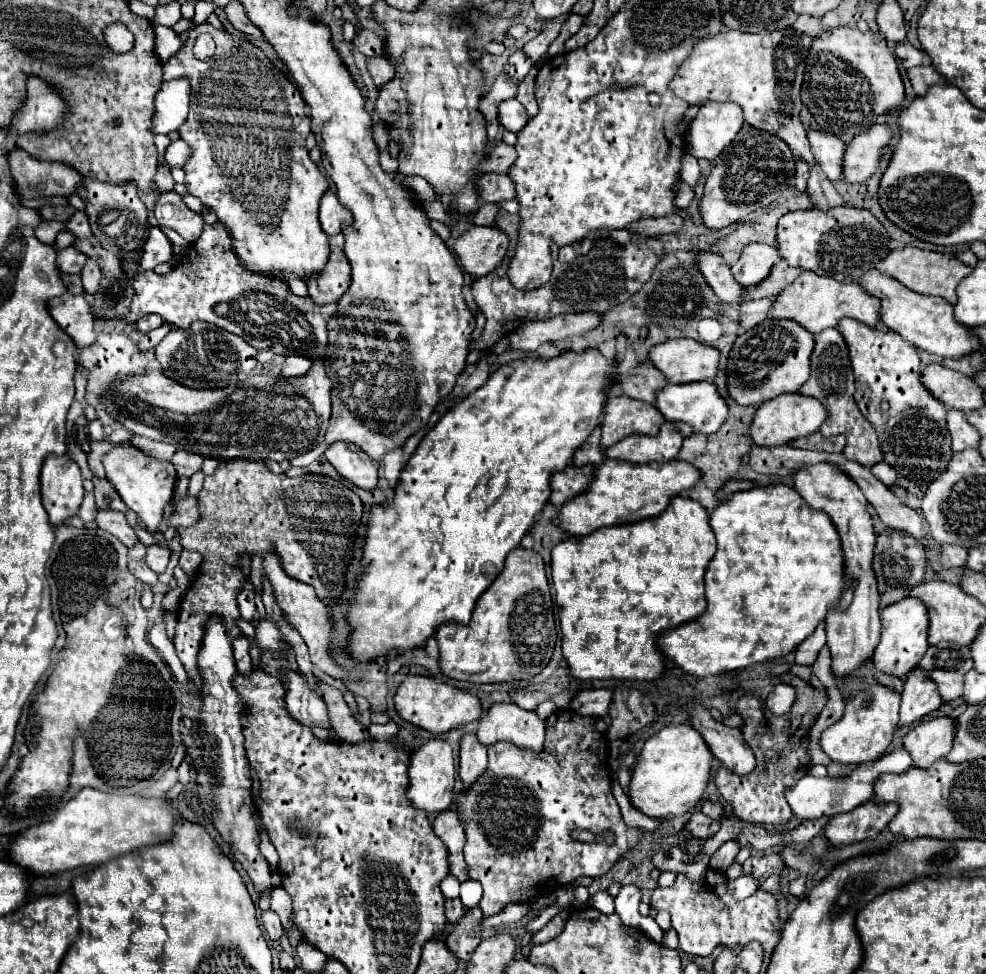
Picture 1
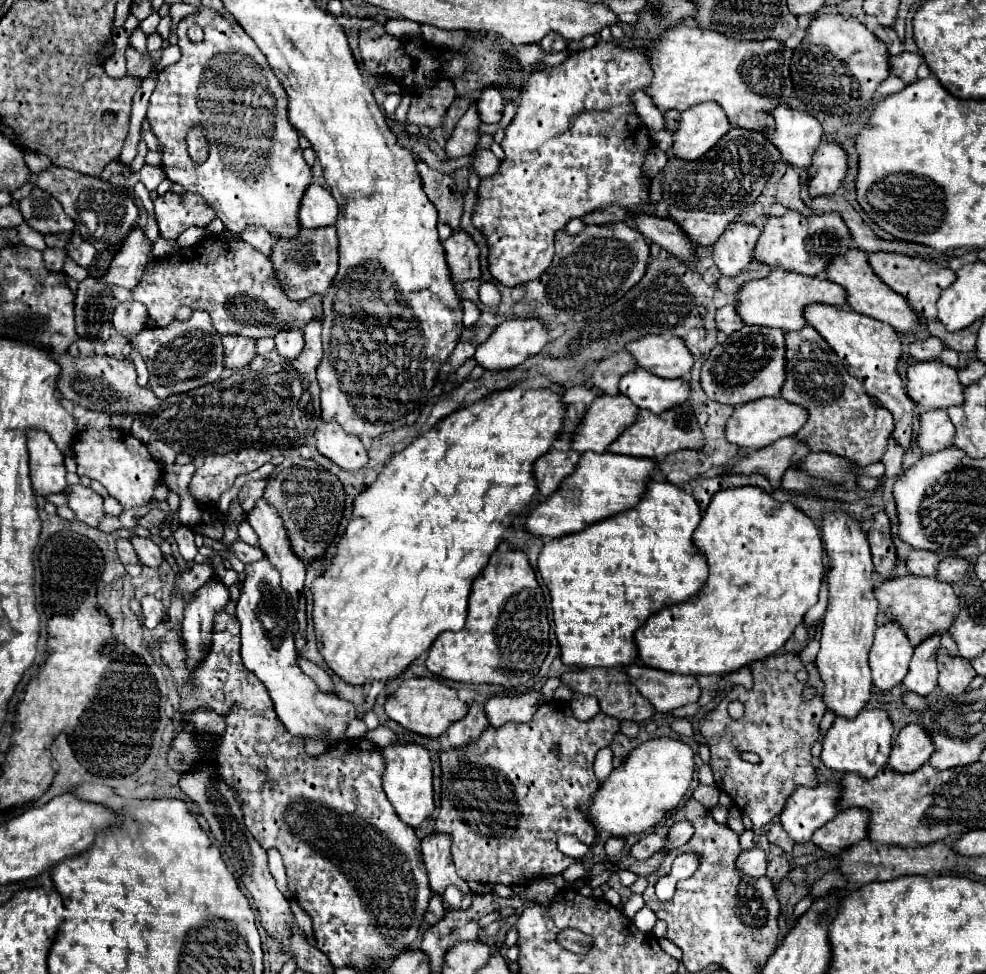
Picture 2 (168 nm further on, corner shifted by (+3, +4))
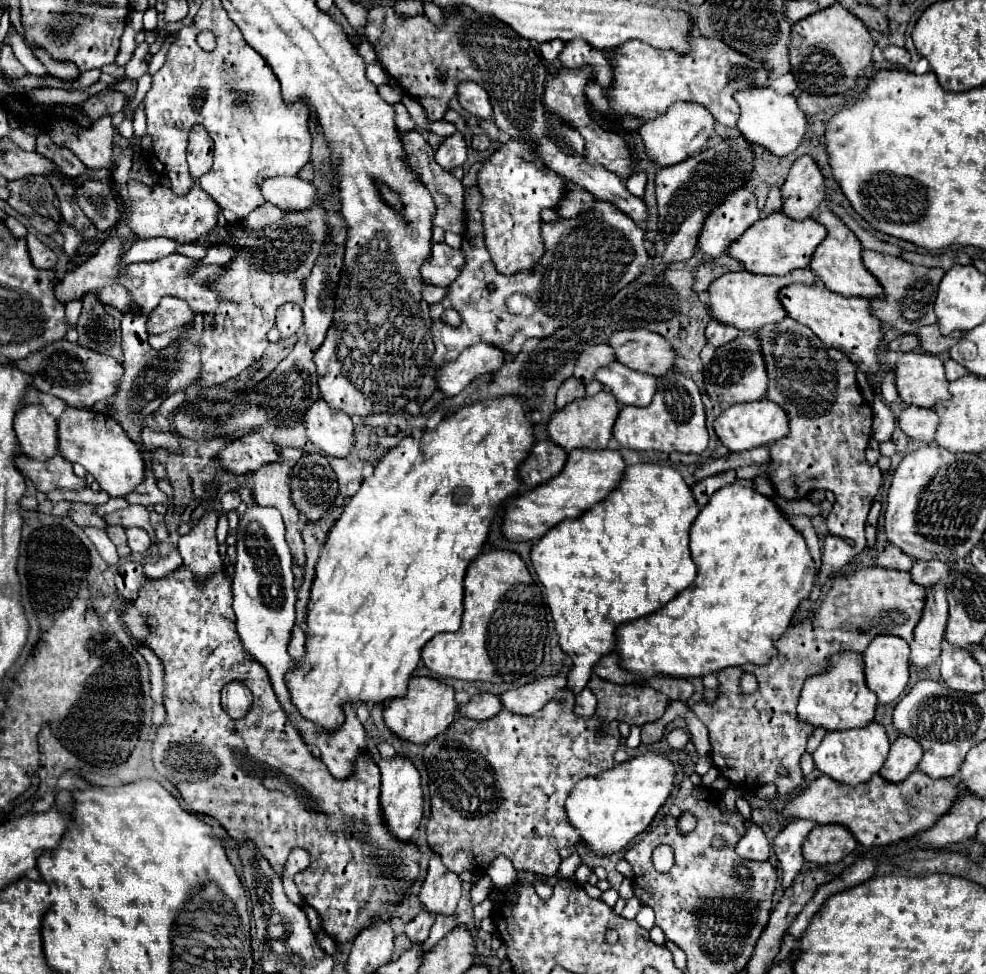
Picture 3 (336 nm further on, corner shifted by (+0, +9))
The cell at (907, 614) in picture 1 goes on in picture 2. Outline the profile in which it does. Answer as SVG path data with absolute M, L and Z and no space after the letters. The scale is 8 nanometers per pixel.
M896 619L886 621L876 629L874 645L870 649L870 669L872 669L872 683L888 691L902 683L904 675L908 673L908 663L914 655L914 647L910 639L896 623Z

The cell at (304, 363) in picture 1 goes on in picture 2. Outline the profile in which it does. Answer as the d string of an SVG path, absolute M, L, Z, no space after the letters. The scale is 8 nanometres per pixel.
M286 327L286 331L280 331L274 337L274 341L276 341L278 353L288 361L296 359L296 355L300 355L300 351L304 349L304 335L300 329L288 329Z

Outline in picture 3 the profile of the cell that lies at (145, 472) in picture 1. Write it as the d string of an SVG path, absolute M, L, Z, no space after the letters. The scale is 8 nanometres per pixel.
M67 406L57 418L59 424L59 454L71 464L81 464L109 496L127 496L137 484L143 482L145 466L139 446L127 438L121 426L103 412L79 410Z

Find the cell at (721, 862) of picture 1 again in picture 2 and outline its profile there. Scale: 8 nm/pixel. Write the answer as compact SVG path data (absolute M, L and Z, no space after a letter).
M732 805L732 809L729 809L727 819L727 825L738 835L741 835L745 830L741 814L742 812L737 807L735 807L735 805Z

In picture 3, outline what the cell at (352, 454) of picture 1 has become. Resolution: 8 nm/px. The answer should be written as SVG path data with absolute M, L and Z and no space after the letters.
M323 398L313 402L303 416L307 438L329 456L343 458L353 448L353 422L341 410L331 410Z

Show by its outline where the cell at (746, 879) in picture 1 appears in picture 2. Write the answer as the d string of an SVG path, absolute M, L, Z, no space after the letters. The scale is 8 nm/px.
M752 847L746 853L740 853L736 859L736 869L748 877L760 877L766 873L766 855L760 847Z

